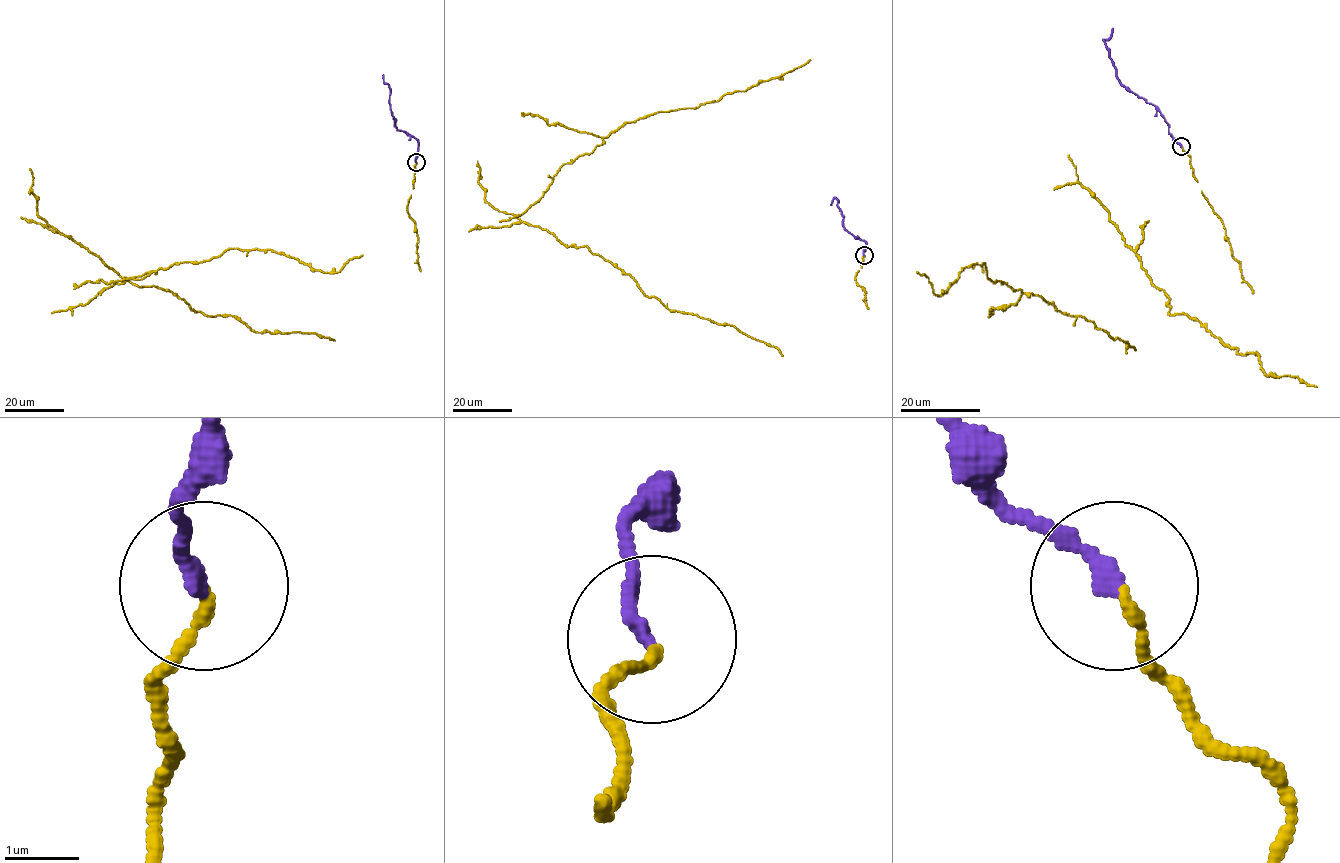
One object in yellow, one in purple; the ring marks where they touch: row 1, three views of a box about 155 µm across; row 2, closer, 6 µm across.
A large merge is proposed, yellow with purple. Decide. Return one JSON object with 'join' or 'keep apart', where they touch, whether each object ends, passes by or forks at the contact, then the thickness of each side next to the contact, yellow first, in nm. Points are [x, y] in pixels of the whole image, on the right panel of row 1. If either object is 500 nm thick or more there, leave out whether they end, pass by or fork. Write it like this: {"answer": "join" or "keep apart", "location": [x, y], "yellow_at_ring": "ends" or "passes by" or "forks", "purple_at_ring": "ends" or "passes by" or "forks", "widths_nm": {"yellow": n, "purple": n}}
{"answer": "join", "location": [1181, 146], "yellow_at_ring": "ends", "purple_at_ring": "ends", "widths_nm": {"yellow": 140, "purple": 190}}

